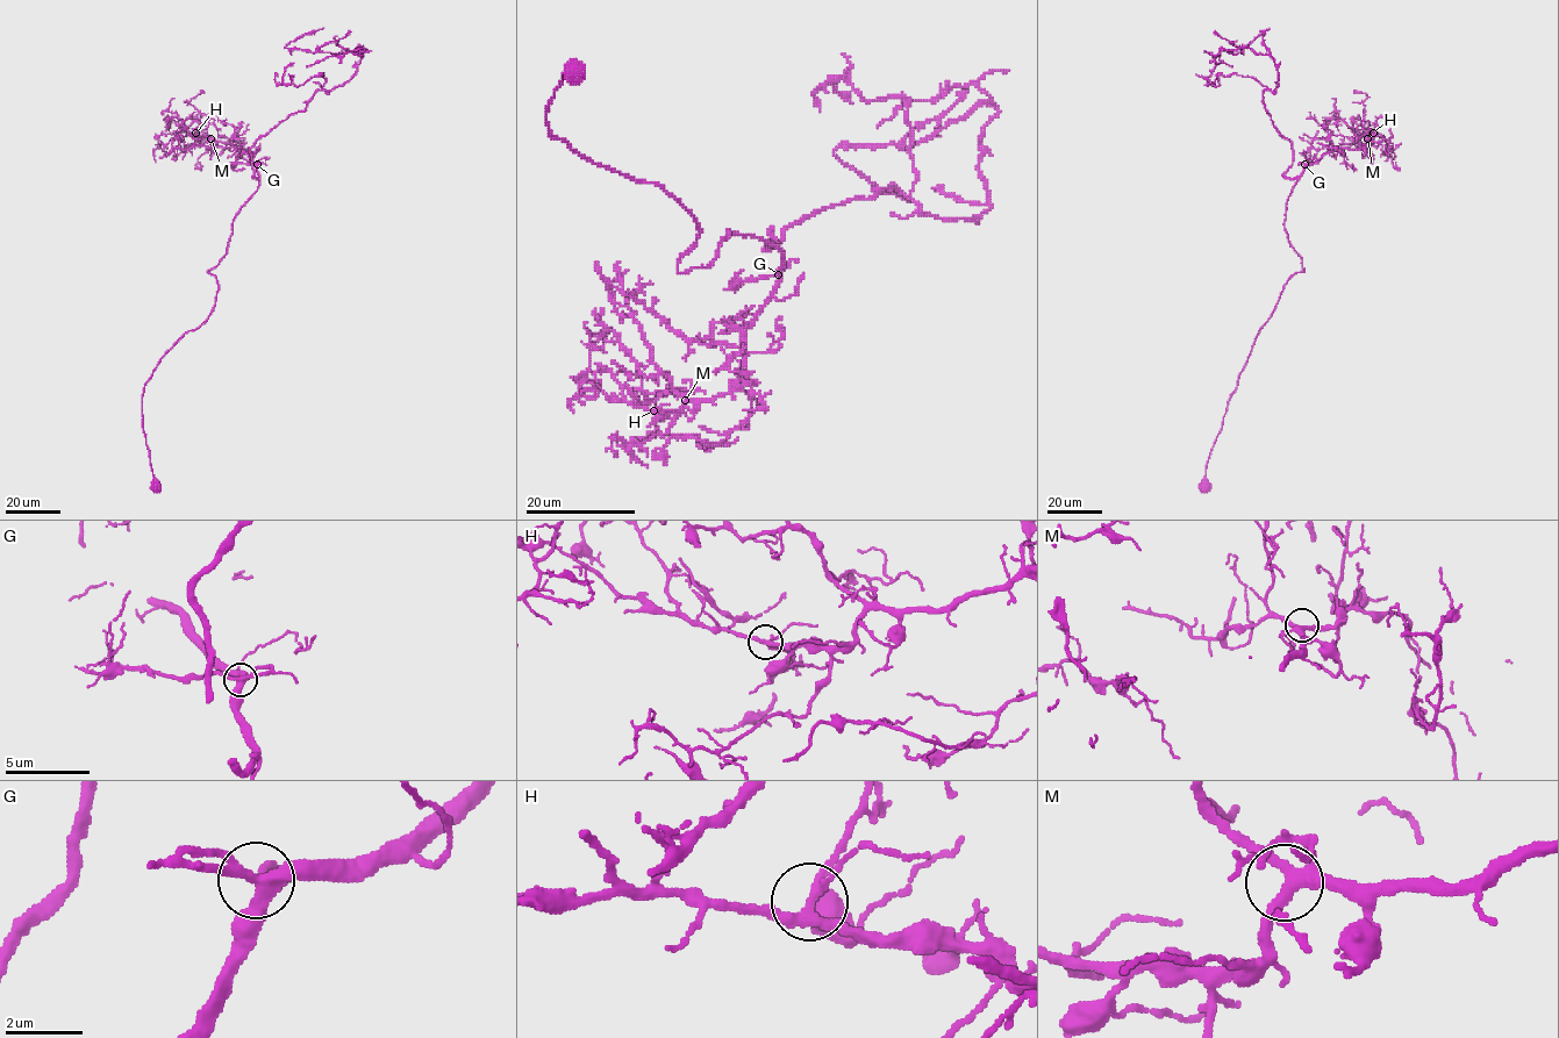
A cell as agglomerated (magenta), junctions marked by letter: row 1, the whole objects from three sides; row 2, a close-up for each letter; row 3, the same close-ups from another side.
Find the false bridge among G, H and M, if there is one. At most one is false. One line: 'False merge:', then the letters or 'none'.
False merge: none

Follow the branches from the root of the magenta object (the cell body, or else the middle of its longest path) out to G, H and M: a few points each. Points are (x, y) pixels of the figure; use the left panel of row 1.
G: (155, 485), (143, 388), (161, 357), (209, 315), (217, 283), (207, 272), (257, 188), (257, 164)
H: (155, 485), (144, 384), (209, 315), (217, 283), (207, 272), (259, 179), (240, 148), (195, 133)
M: (155, 485), (144, 384), (209, 315), (217, 283), (207, 272), (259, 185), (245, 152), (211, 138)

